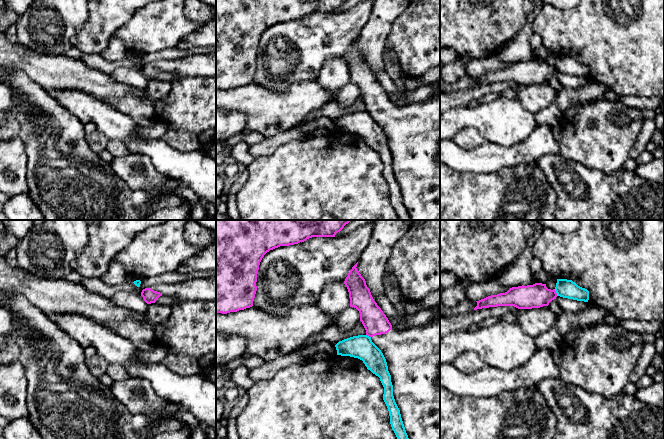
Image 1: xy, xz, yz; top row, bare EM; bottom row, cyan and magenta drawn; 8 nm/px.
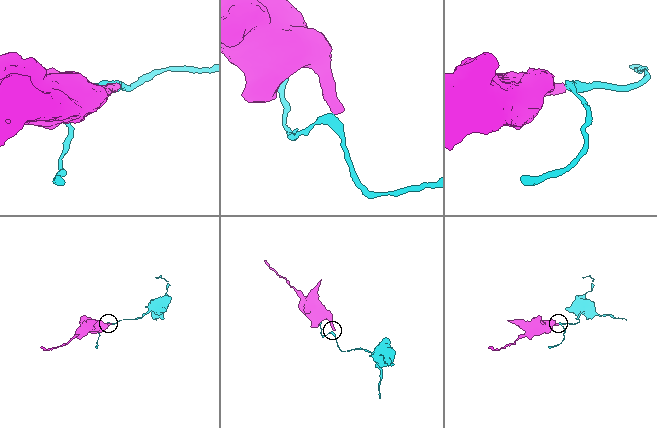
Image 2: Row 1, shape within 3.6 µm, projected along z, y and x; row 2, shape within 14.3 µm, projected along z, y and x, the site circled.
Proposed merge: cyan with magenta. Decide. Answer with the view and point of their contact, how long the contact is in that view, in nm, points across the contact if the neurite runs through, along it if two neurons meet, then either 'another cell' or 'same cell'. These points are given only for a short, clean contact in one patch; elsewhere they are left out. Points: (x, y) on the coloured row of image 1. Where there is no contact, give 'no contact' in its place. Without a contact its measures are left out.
meets cyan in yz at (556, 292); contact 60 nm long; border along yz (554, 289), (557, 295); another cell

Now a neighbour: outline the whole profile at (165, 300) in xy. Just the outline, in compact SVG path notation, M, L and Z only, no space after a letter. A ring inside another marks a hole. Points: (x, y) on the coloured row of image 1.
M160 296L155 303L158 303L158 304L163 304L163 305L168 305L168 306L173 306L175 305L176 303L178 303L179 300L175 299L175 298L170 298L168 296Z

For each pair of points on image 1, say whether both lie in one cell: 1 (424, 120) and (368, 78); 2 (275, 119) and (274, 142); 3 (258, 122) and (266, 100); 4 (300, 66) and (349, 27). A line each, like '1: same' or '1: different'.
1: same
2: different
3: same
4: same

